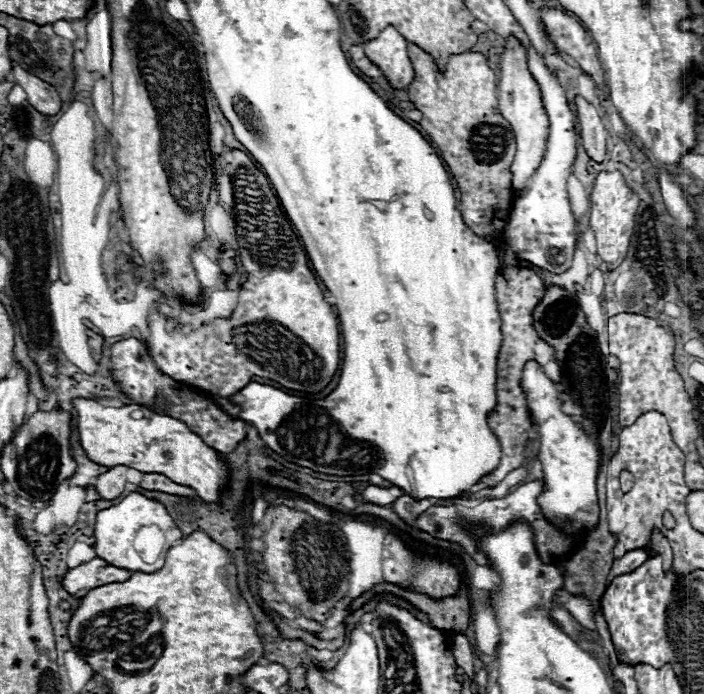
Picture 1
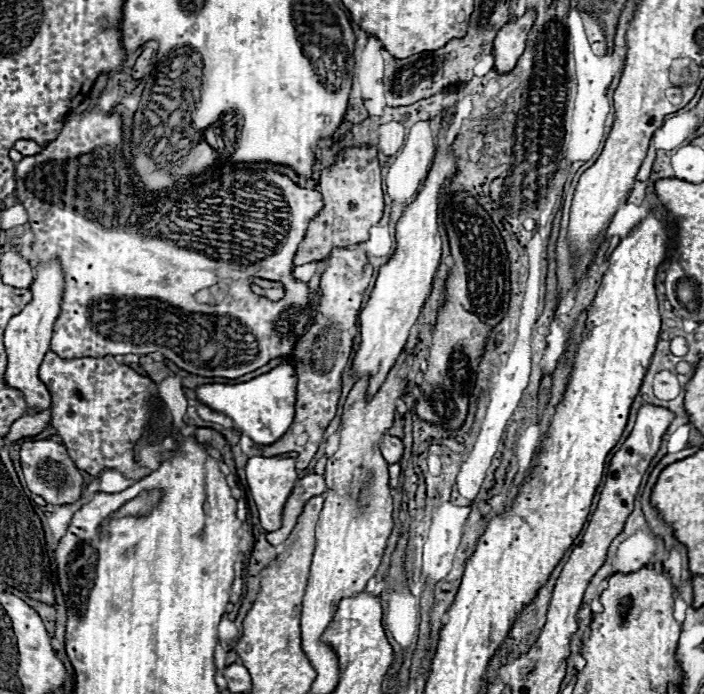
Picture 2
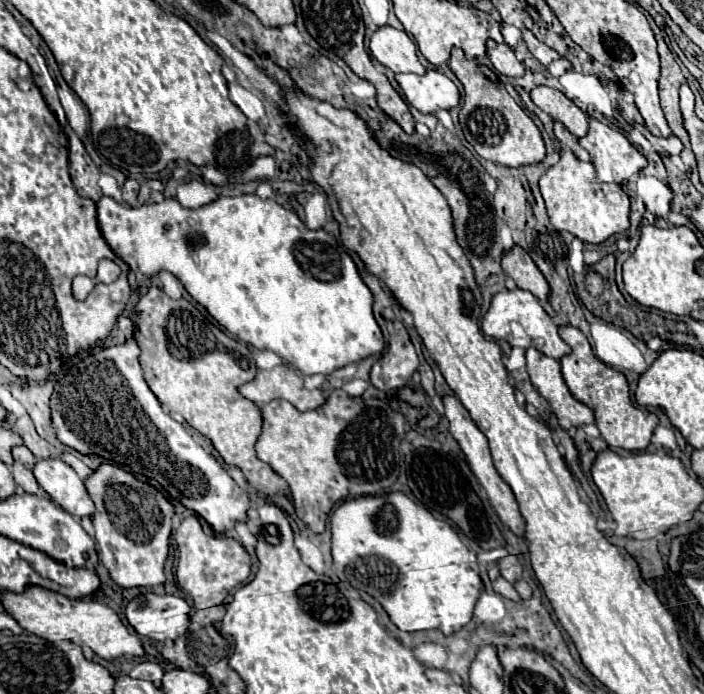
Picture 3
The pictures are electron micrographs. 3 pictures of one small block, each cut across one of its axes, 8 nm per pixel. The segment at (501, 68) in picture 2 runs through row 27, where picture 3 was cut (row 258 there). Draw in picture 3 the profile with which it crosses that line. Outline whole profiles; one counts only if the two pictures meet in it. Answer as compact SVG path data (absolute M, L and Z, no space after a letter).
M514 246L514 250L504 254L502 270L506 276L514 278L518 288L532 292L542 304L548 302L550 284L544 278L544 274L538 270L538 266L534 264L530 254L524 252L520 246Z

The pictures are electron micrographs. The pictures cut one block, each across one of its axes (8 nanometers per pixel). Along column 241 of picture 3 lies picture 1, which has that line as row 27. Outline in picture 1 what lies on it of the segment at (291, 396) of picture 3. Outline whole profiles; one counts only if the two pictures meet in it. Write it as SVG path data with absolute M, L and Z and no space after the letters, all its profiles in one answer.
M394 26L384 28L374 40L364 44L364 54L376 64L394 90L406 90L414 78L414 68L406 50L408 42Z

